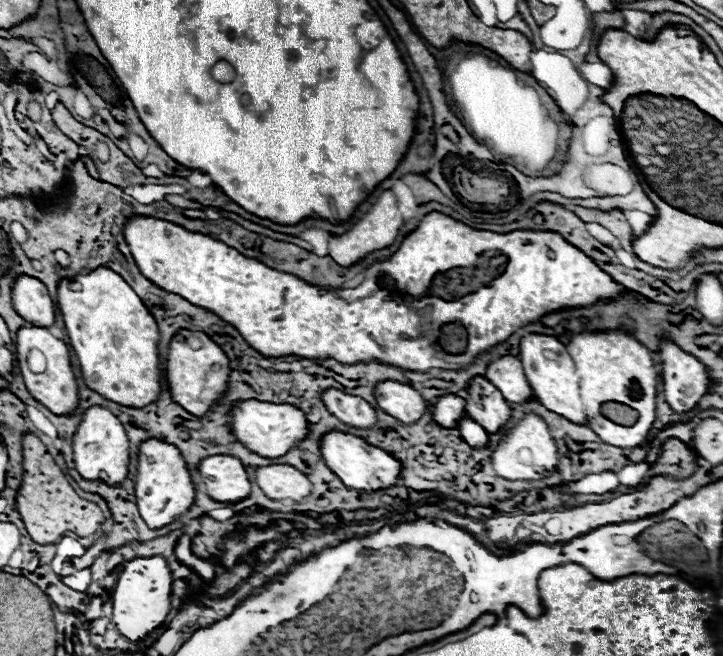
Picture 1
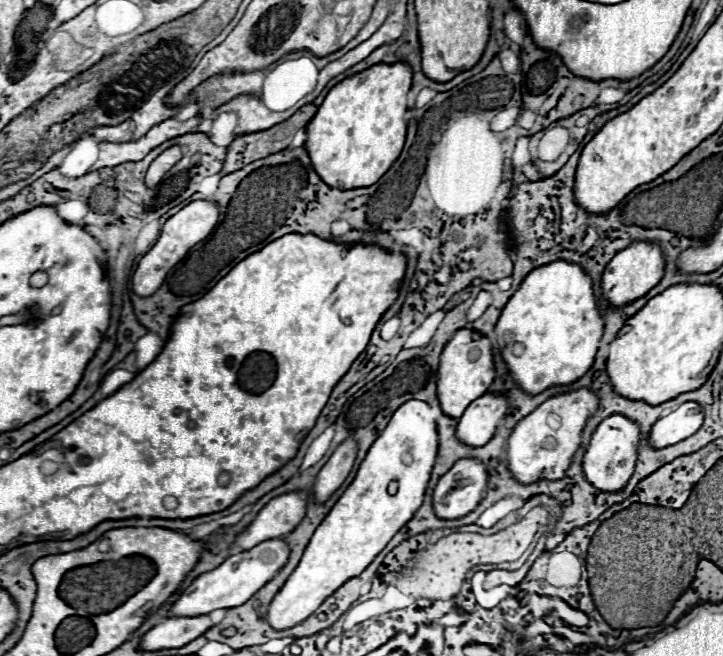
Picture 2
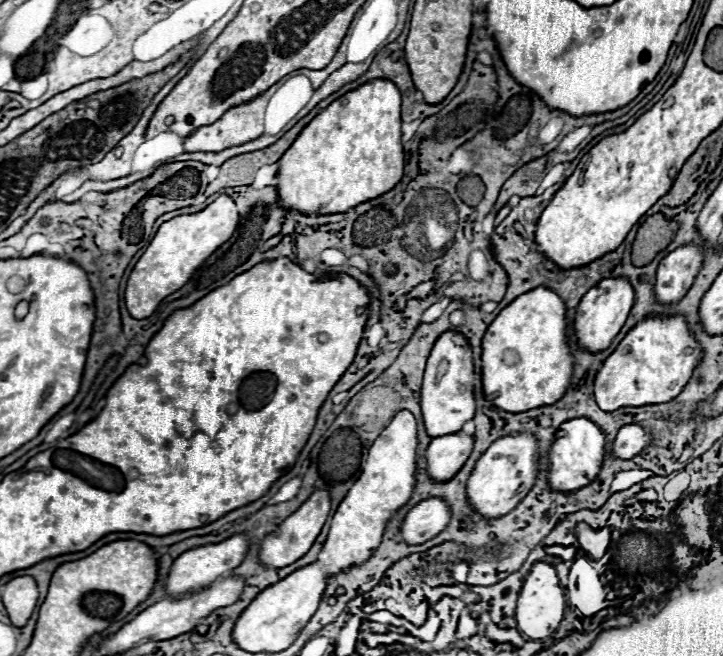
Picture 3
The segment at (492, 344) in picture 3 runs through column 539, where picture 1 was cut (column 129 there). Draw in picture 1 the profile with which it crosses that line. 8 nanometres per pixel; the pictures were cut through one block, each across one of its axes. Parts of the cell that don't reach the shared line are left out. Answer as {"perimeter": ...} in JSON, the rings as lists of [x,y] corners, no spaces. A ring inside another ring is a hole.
{"perimeter":[[[100,266],[88,276],[62,280],[58,286],[58,308],[90,390],[132,408],[144,408],[158,400],[162,392],[158,324],[116,272]]]}

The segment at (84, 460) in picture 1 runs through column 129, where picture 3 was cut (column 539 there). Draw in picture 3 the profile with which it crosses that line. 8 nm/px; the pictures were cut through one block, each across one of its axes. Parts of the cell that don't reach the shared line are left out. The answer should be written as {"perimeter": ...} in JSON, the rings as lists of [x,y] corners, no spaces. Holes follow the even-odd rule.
{"perimeter":[[[530,432],[504,436],[492,442],[492,446],[476,462],[476,468],[468,480],[466,492],[474,510],[486,518],[498,518],[508,514],[532,490],[538,476],[538,462],[540,442]]]}

